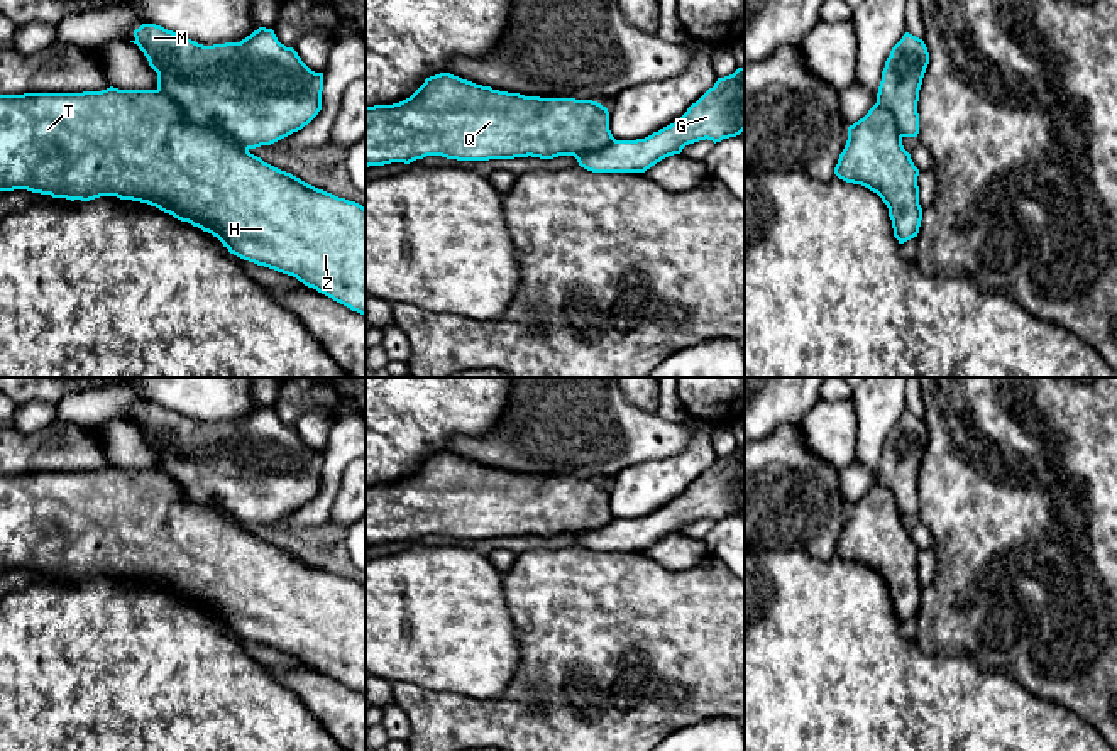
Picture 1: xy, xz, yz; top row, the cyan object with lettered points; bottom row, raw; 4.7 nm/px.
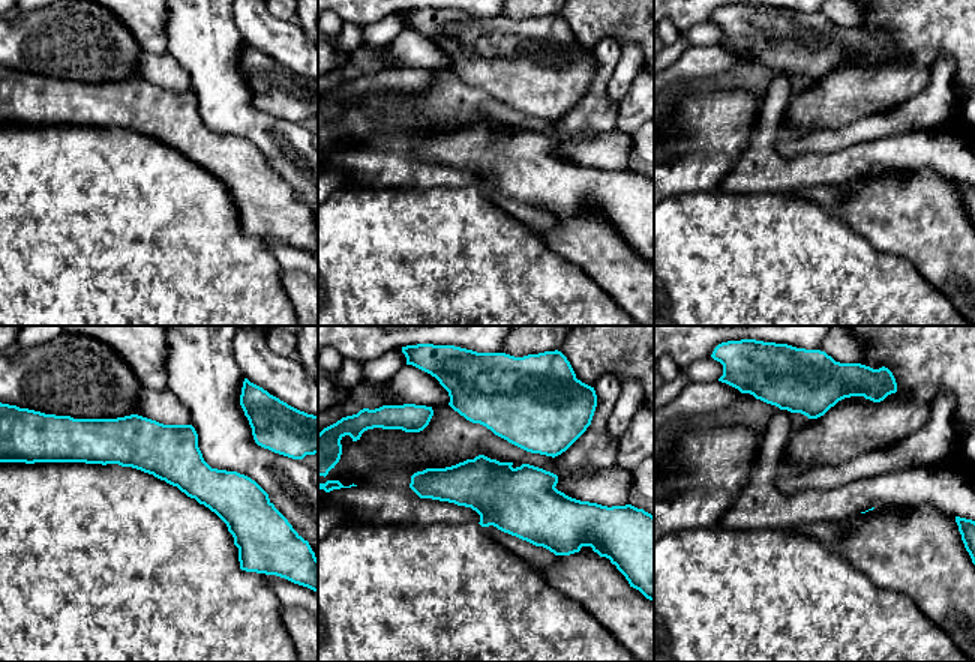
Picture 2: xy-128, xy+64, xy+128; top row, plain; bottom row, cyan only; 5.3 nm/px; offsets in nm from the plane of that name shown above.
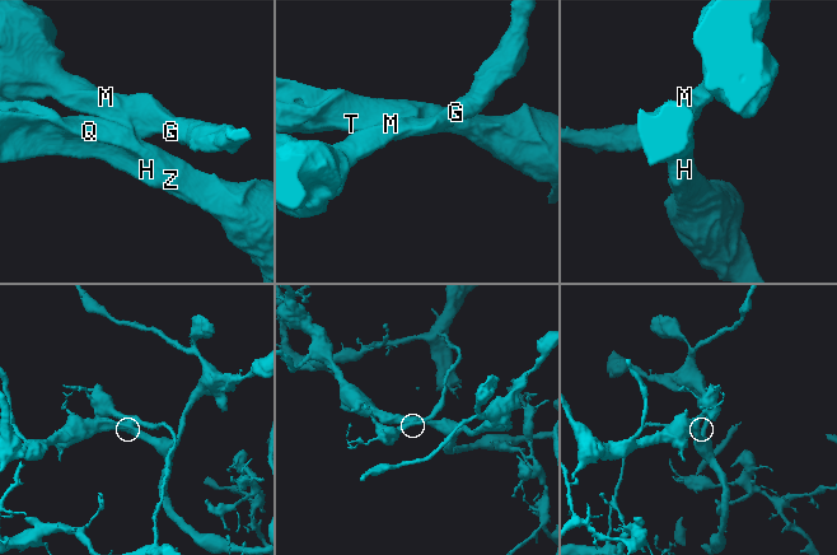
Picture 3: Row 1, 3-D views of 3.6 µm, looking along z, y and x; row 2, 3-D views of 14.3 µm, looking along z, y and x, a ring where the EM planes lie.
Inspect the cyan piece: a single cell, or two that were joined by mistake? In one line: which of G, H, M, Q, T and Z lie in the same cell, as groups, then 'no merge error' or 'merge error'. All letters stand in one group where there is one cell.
groups G H M Q T Z; no merge error

